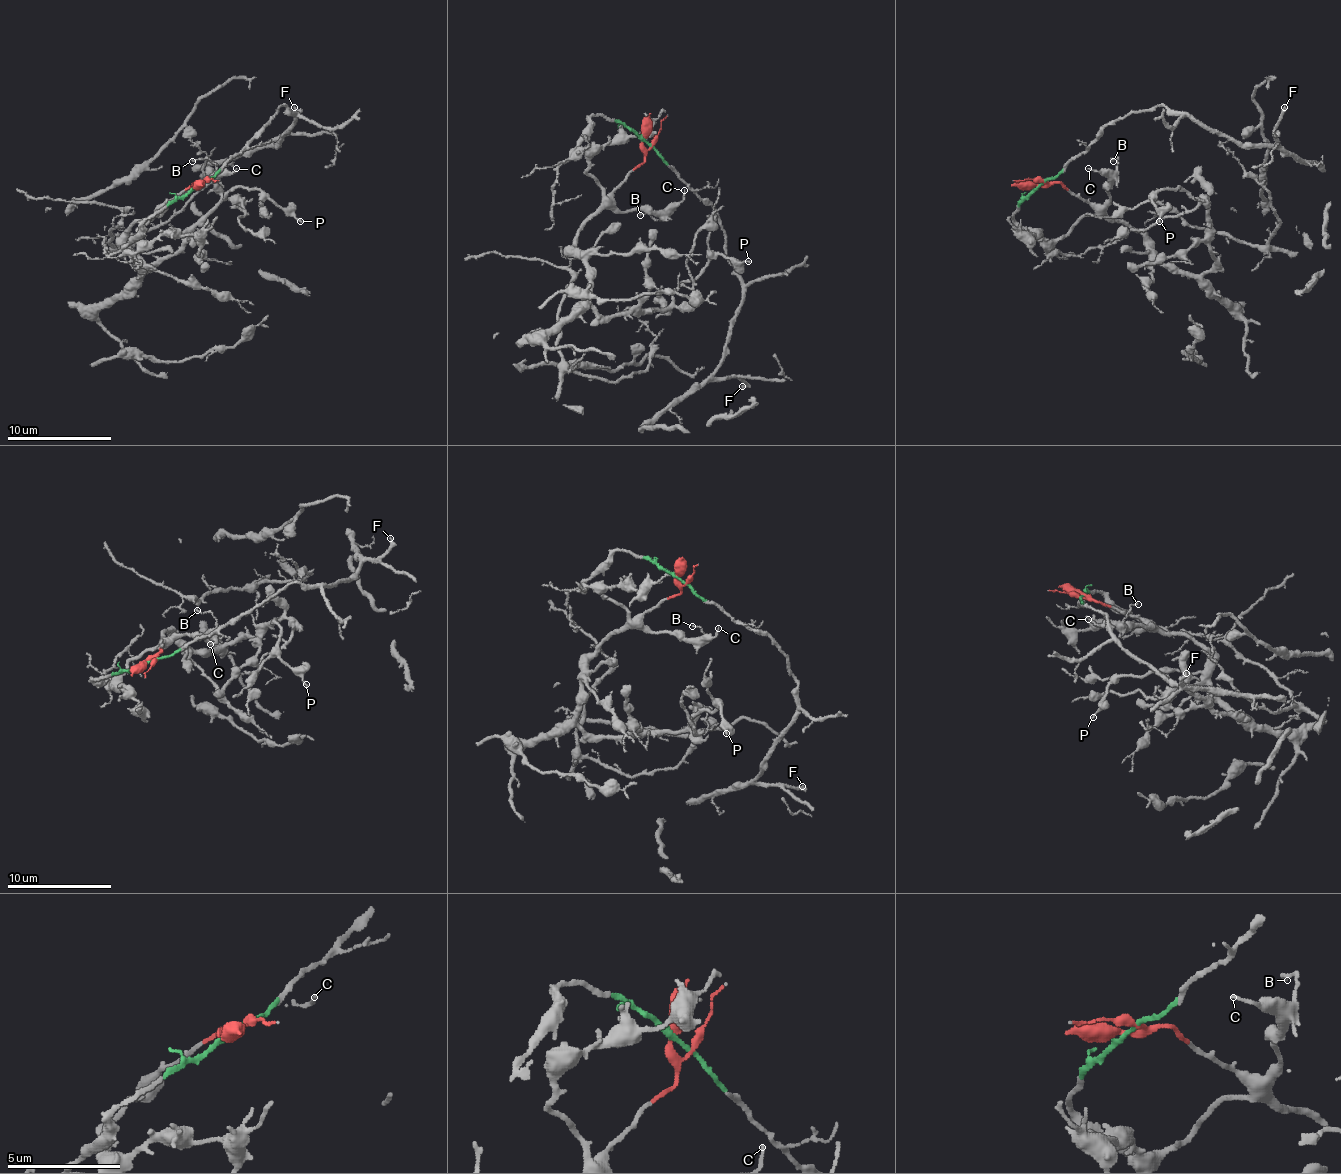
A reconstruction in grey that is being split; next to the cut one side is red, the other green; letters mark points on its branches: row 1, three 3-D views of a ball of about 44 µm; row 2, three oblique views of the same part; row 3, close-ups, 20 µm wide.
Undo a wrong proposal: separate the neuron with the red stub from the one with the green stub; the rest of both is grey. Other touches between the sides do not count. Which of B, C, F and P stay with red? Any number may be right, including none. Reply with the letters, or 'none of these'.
B, C, P

